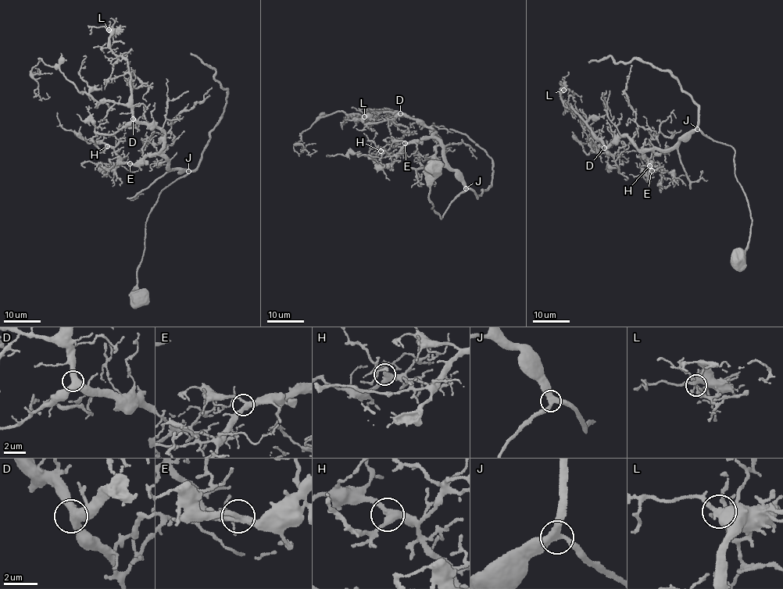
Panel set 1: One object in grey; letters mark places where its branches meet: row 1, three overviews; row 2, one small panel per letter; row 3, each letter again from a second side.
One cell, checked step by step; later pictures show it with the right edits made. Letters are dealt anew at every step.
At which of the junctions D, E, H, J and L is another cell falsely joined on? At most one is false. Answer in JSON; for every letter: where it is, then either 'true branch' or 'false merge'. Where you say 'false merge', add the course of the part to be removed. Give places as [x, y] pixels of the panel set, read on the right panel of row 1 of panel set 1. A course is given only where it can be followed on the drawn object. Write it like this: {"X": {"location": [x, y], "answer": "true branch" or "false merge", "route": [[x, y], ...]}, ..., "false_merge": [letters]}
{"D": {"location": [604, 148], "answer": "true branch"}, "E": {"location": [652, 170], "answer": "true branch"}, "H": {"location": [649, 165], "answer": "true branch"}, "J": {"location": [697, 129], "answer": "true branch"}, "L": {"location": [563, 90], "answer": "true branch"}, "false_merge": []}

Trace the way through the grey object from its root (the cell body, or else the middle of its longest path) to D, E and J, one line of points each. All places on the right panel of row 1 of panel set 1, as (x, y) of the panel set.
D: (738, 260), (752, 217), (732, 147), (693, 129), (668, 149), (638, 149), (627, 136), (604, 148)
E: (738, 260), (748, 245), (752, 217), (734, 174), (732, 147), (693, 129), (668, 149), (643, 152), (652, 170)
J: (738, 260), (738, 255), (748, 245), (752, 217), (747, 198), (734, 174), (734, 150), (713, 141), (697, 129)

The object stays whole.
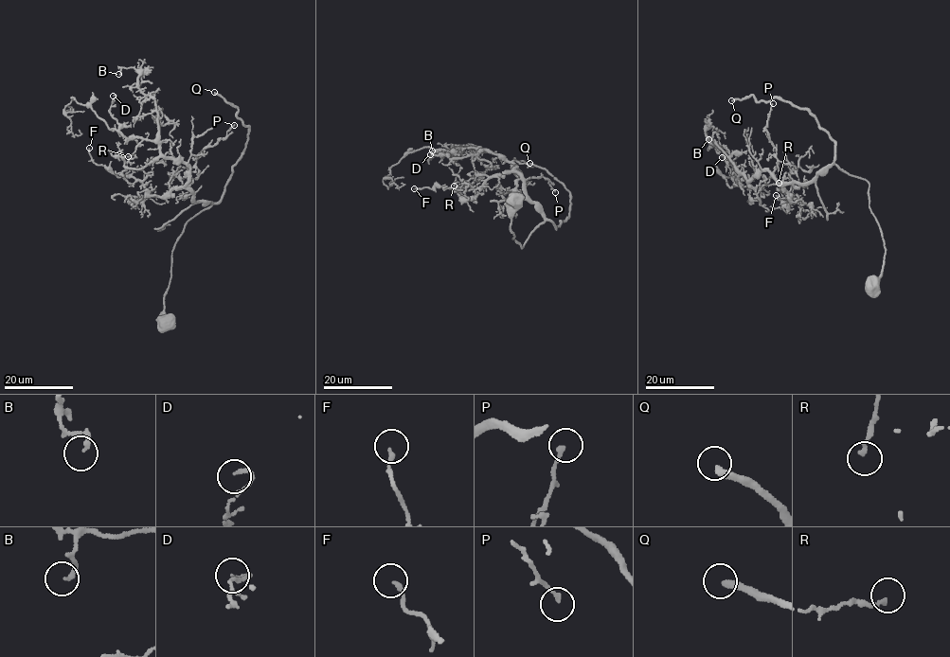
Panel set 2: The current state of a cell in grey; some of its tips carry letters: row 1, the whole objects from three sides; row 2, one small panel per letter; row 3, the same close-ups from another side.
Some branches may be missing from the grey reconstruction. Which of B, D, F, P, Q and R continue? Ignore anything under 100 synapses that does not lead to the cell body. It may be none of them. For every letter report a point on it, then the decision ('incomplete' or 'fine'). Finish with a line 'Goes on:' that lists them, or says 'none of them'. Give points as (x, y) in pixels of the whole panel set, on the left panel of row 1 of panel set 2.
B: place (118, 74); fine
D: place (113, 96); fine
F: place (89, 148); fine
P: place (234, 125); fine
Q: place (214, 92); incomplete
R: place (128, 156); fine
Goes on: Q

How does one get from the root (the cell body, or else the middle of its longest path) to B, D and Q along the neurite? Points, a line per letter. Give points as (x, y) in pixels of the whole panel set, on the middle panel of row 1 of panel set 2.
B: (515, 200), (510, 231), (521, 248), (544, 216), (528, 195), (515, 165), (471, 145), (432, 150)
D: (515, 200), (510, 231), (521, 248), (544, 216), (515, 165), (474, 148), (441, 150), (428, 160), (430, 154)
Q: (515, 200), (510, 231), (521, 248), (543, 221), (555, 228), (569, 216), (570, 192), (545, 168), (529, 163)

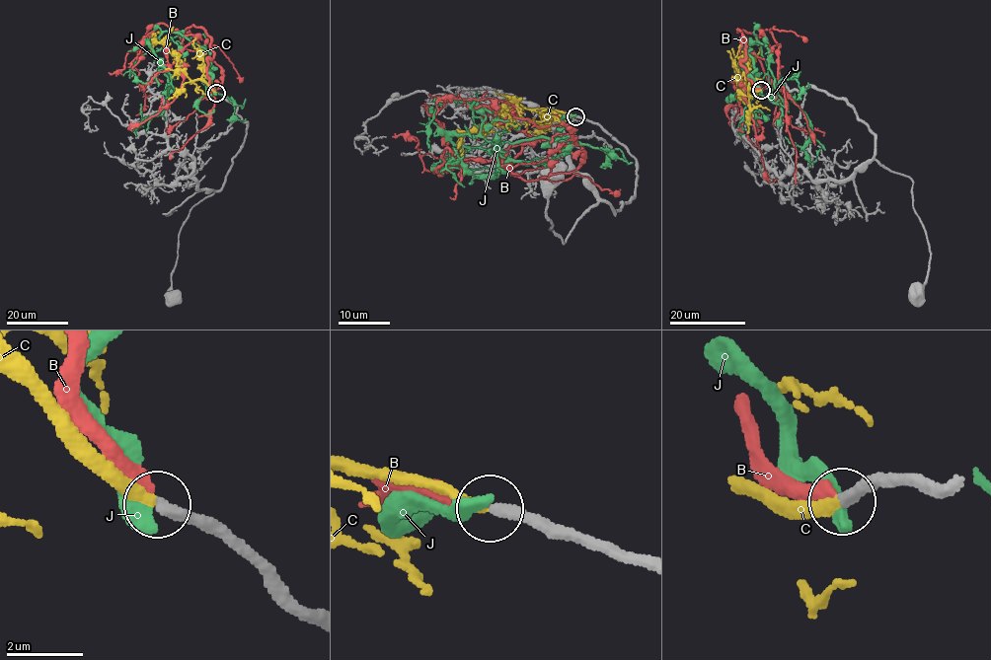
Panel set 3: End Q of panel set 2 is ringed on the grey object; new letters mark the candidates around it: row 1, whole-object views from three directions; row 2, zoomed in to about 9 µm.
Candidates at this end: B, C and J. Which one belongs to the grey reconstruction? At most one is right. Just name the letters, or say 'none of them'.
C

